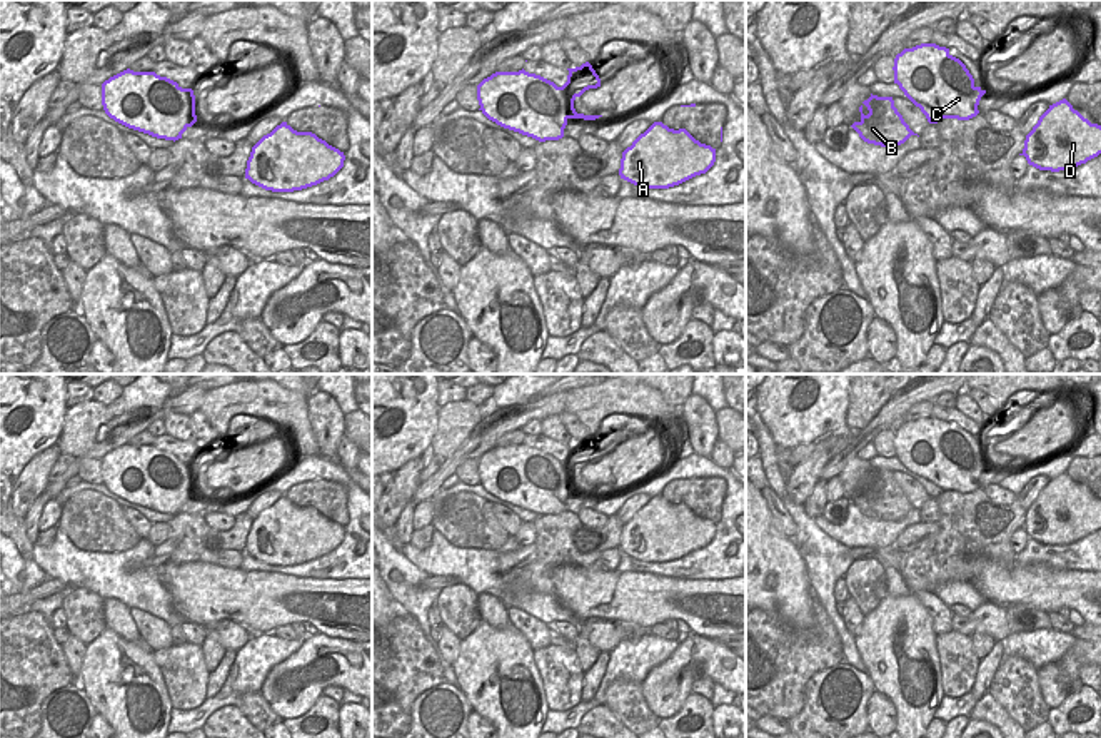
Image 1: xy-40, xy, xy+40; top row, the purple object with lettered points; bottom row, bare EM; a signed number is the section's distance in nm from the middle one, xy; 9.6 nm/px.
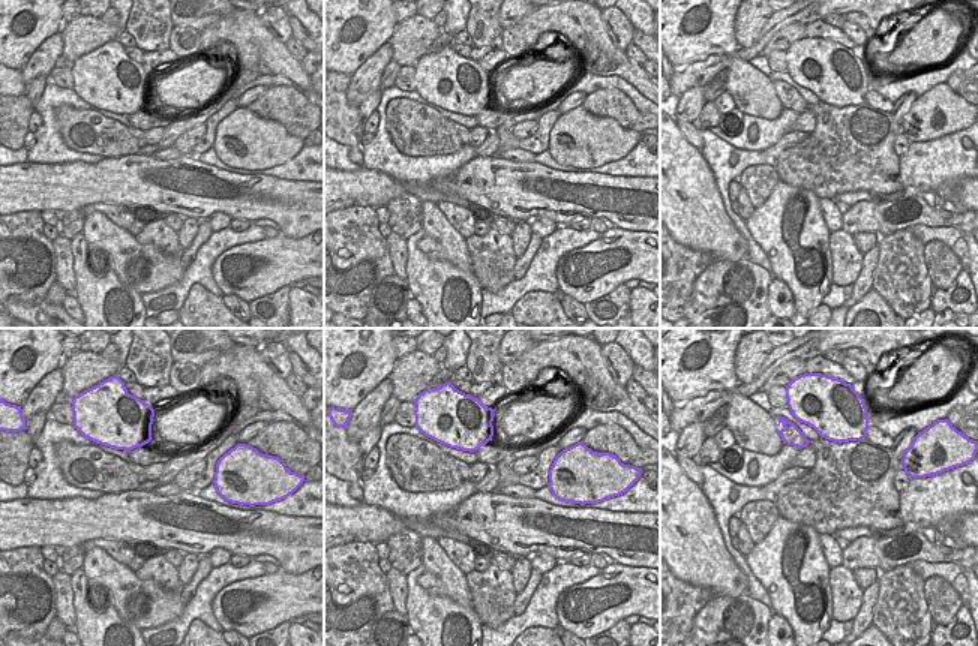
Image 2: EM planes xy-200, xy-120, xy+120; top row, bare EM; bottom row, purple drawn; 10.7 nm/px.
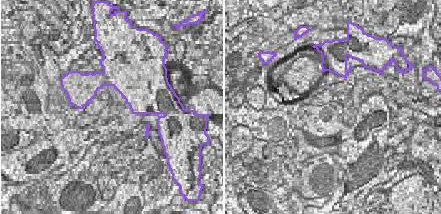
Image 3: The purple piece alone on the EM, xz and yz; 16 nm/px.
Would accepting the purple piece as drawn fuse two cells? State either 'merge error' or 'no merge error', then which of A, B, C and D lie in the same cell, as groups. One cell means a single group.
no merge error | A B C D

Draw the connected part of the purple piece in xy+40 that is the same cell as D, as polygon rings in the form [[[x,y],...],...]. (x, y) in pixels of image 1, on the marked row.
[[[1063,99],[1026,135],[1024,155],[1039,170],[1071,170],[1101,154],[1101,125],[1091,124]]]

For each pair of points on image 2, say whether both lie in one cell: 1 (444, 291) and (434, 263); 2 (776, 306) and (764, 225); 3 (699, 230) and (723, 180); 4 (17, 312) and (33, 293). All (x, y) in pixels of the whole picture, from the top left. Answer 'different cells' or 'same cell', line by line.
1: same cell
2: different cells
3: different cells
4: different cells

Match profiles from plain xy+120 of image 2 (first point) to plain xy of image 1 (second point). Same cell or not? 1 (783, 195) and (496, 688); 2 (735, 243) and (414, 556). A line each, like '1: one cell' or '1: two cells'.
1: one cell
2: two cells

